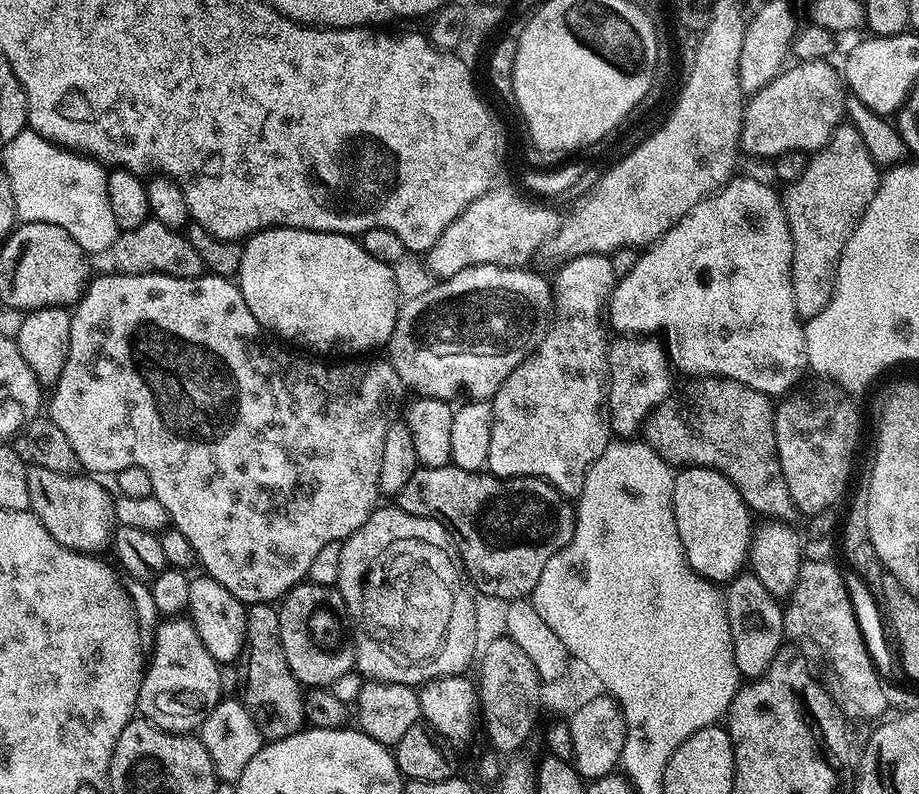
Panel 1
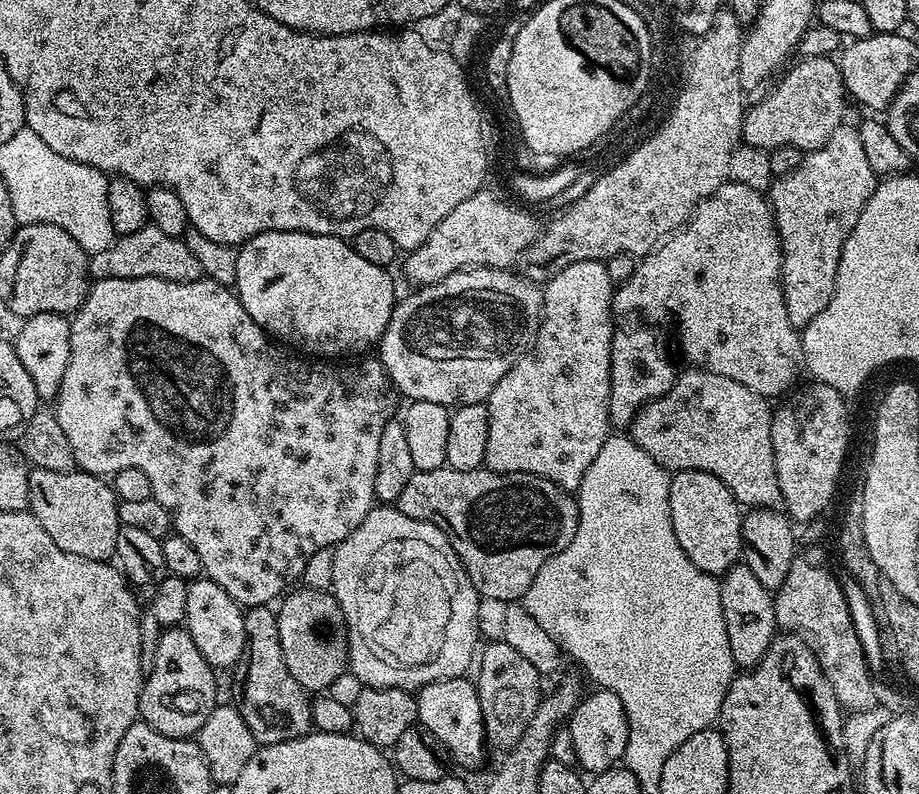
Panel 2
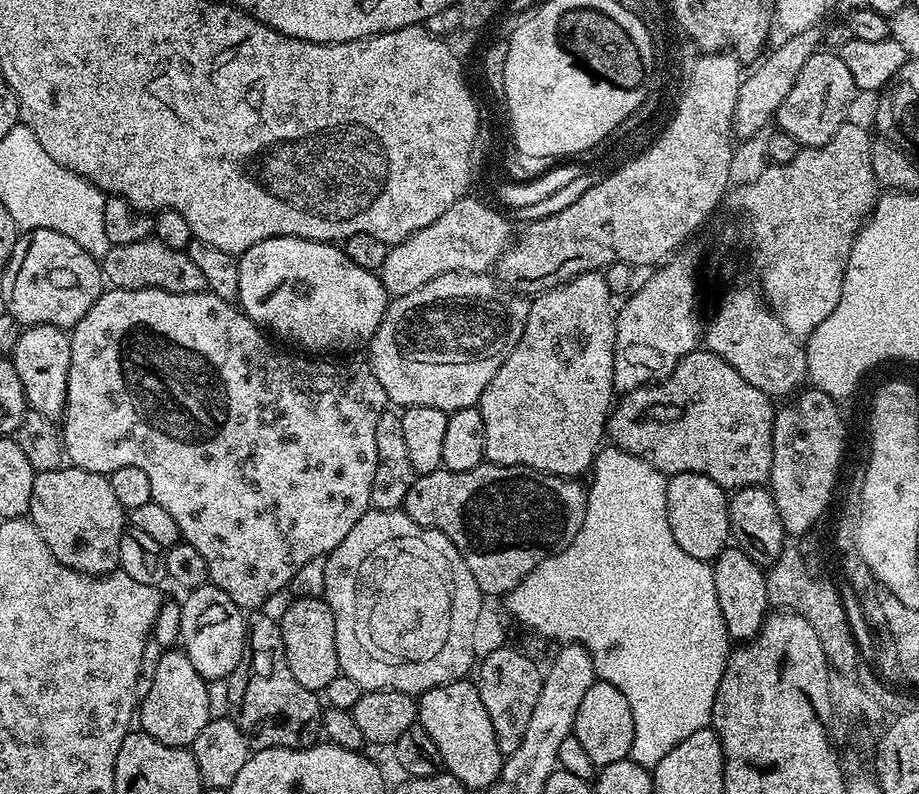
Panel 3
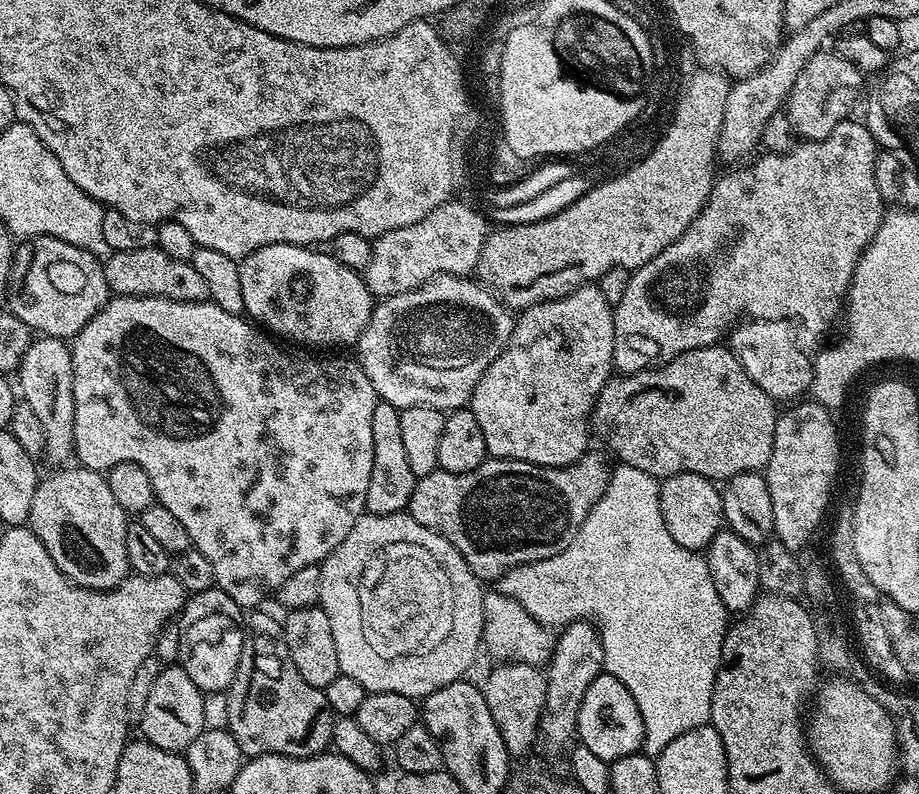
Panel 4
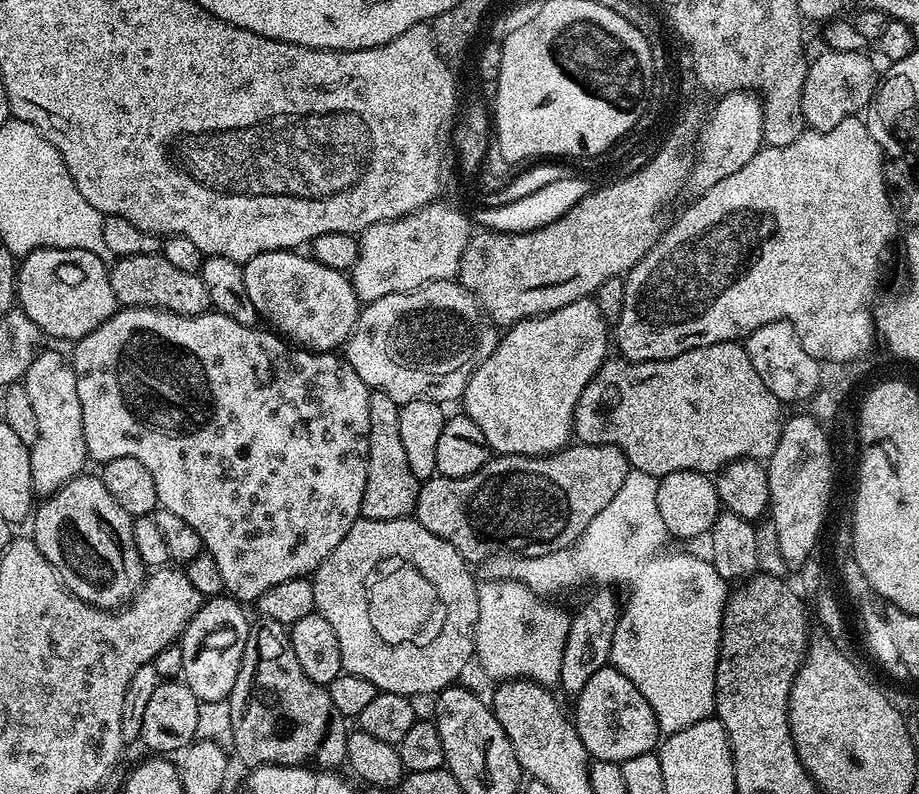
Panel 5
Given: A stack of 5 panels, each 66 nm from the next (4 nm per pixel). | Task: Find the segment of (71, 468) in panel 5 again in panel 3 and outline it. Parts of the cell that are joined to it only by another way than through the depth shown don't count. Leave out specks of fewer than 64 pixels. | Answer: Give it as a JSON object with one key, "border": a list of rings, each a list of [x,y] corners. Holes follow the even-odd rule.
{"border":[[[33,324],[21,331],[13,346],[10,359],[24,387],[24,397],[33,412],[53,418],[63,417],[66,406],[66,386],[70,374],[71,335],[65,329],[49,324]]]}

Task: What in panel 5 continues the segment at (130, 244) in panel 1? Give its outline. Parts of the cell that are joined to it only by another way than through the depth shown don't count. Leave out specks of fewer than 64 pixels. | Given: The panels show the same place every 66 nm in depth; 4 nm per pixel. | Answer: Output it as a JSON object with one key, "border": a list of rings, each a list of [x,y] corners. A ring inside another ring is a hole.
{"border":[[[162,254],[119,257],[111,265],[108,277],[117,305],[126,308],[160,308],[179,316],[200,316],[212,308],[200,275],[192,270],[177,270]]]}

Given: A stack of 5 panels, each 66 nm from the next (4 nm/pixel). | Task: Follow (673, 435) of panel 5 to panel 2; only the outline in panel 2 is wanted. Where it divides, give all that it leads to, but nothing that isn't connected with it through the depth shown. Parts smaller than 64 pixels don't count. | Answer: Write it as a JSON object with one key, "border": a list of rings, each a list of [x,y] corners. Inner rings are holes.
{"border":[[[692,366],[689,372],[681,371],[672,383],[672,389],[656,400],[651,400],[640,409],[630,425],[630,439],[637,444],[654,462],[675,474],[686,470],[698,470],[714,474],[734,494],[741,506],[748,508],[779,509],[784,503],[782,490],[778,486],[778,466],[774,458],[774,442],[770,438],[773,405],[759,396],[750,386],[734,382],[707,368]]]}

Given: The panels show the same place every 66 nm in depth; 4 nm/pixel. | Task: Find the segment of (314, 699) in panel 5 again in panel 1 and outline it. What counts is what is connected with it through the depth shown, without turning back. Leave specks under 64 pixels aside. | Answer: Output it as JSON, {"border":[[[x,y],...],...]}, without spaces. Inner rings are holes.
{"border":[[[272,604],[247,605],[248,621],[244,639],[244,693],[242,699],[251,710],[261,737],[271,742],[286,738],[305,727],[304,695],[302,685],[296,681],[286,662],[280,641],[280,614]]]}

